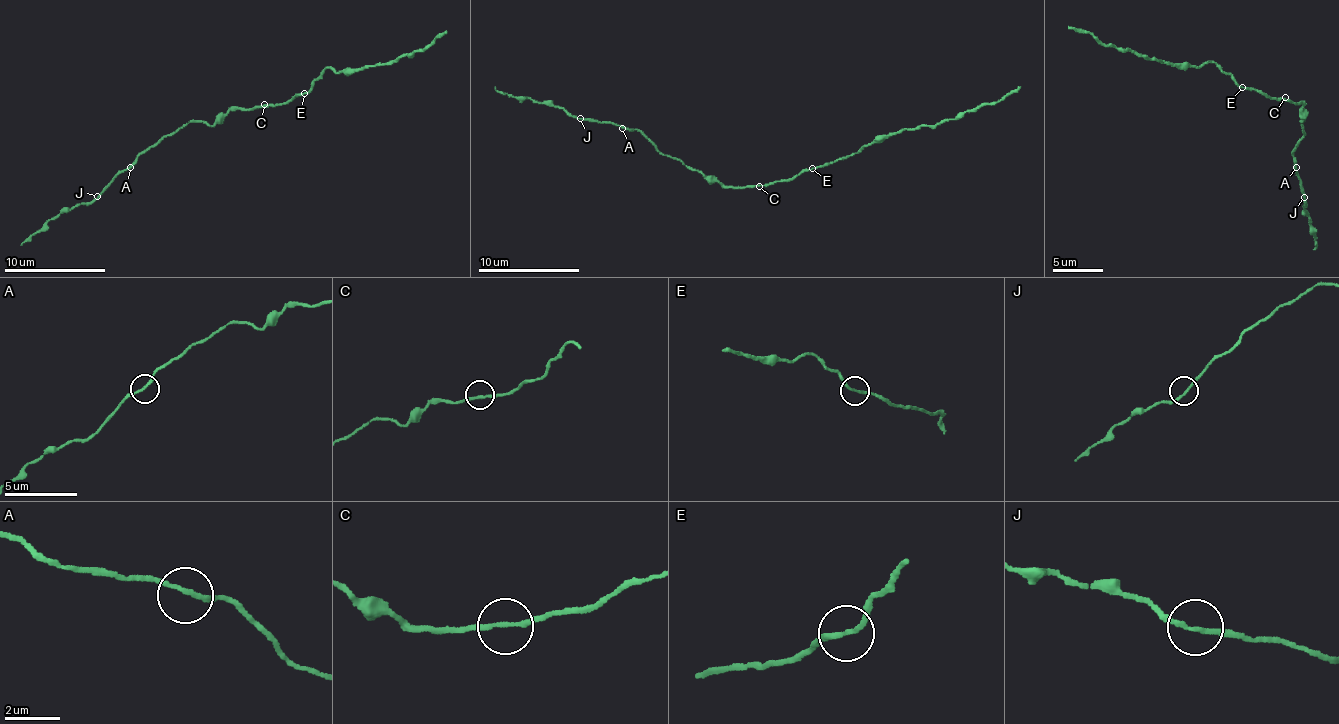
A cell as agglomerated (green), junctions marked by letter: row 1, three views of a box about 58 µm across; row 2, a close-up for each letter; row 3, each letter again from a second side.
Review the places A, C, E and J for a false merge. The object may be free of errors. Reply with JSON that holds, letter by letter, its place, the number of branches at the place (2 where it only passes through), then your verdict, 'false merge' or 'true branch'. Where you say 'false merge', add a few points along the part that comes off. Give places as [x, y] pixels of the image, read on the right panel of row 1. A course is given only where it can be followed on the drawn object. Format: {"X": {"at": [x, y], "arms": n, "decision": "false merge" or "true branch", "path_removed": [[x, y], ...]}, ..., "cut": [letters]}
{"A": {"at": [1296, 167], "arms": 2, "decision": "true branch"}, "C": {"at": [1285, 97], "arms": 2, "decision": "true branch"}, "E": {"at": [1242, 87], "arms": 2, "decision": "false merge", "path_removed": [[1242, 88], [1211, 61], [1176, 65], [1143, 58], [1068, 25]]}, "J": {"at": [1304, 197], "arms": 2, "decision": "true branch"}, "cut": ["E"]}

